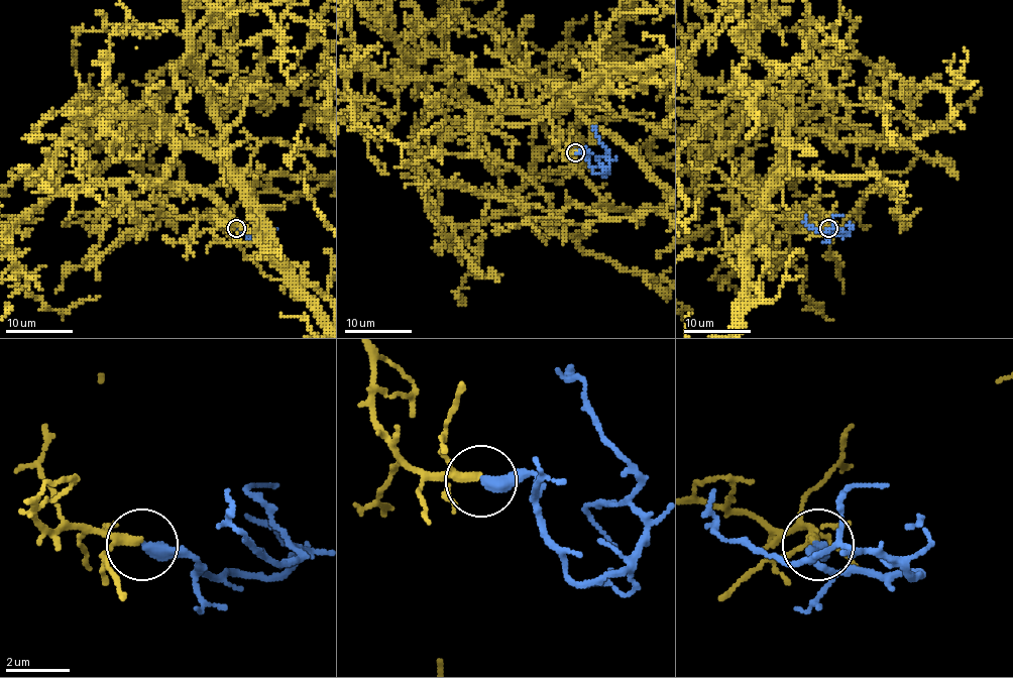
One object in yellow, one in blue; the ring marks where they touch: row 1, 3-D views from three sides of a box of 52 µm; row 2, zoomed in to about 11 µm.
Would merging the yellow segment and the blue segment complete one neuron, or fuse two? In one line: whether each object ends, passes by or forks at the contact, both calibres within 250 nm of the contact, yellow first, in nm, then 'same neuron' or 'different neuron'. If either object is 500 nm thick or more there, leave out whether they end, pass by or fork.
yellow passes by; blue ends; calibres 220 and 400 nm; same neuron

